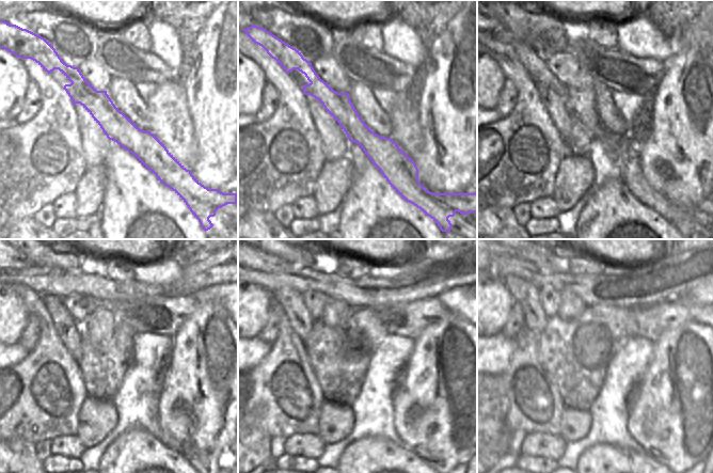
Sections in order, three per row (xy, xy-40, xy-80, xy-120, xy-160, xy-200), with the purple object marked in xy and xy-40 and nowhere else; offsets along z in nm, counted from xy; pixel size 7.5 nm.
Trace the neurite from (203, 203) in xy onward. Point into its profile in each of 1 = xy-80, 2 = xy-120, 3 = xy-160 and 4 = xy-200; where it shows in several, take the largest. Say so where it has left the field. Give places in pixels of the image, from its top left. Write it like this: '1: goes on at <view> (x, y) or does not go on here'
1: goes on at xy-80 (581, 98)
2: goes on at xy-120 (99, 328)
3: goes on at xy-160 (337, 319)
4: goes on at xy-200 (574, 315)

